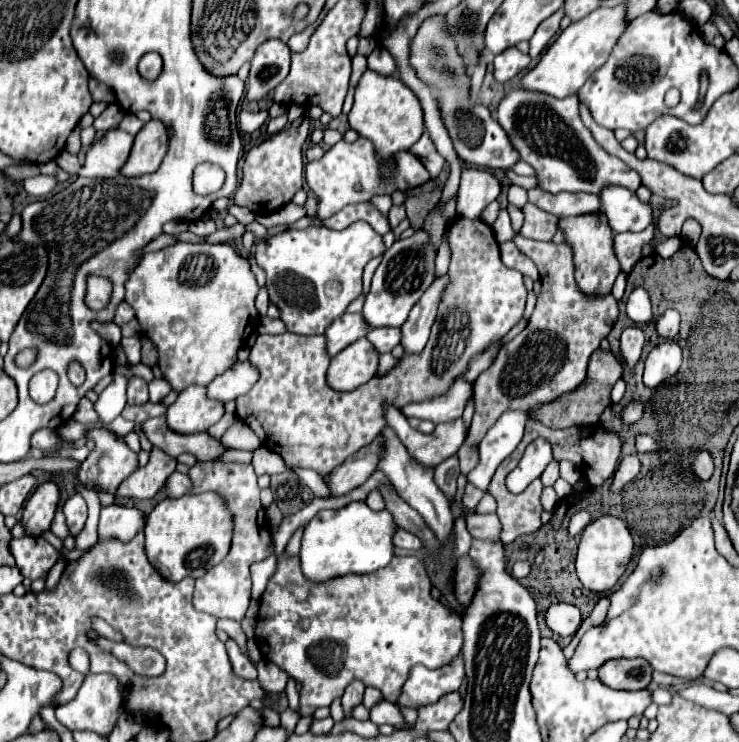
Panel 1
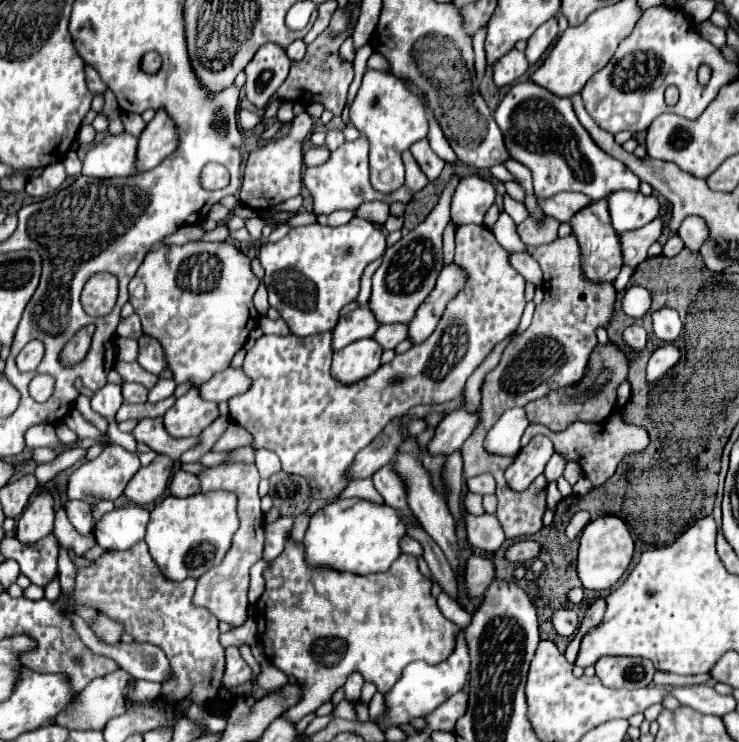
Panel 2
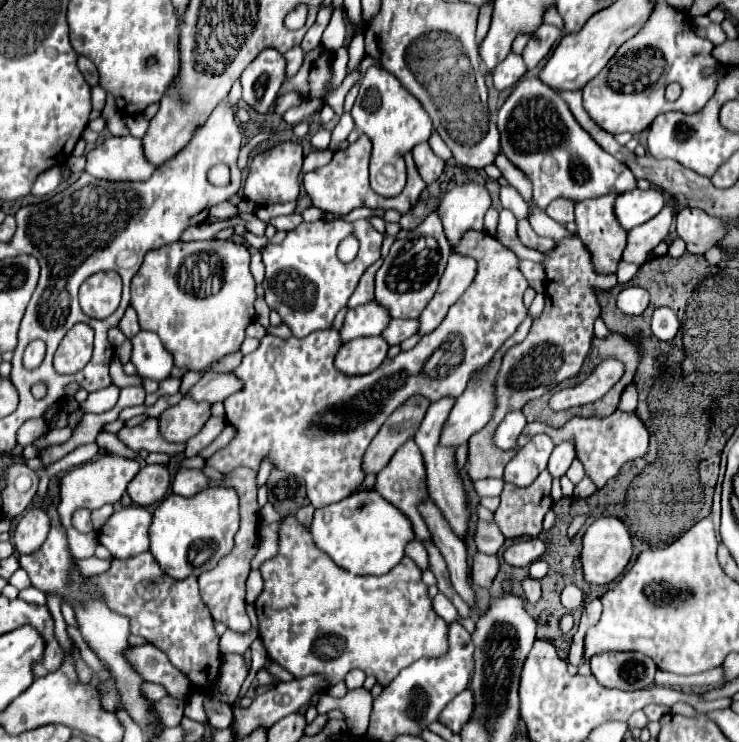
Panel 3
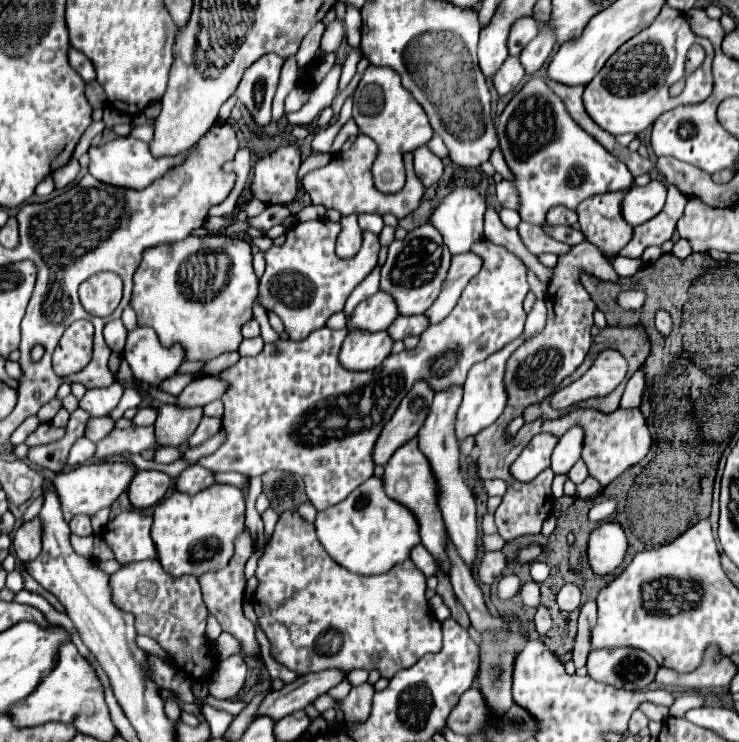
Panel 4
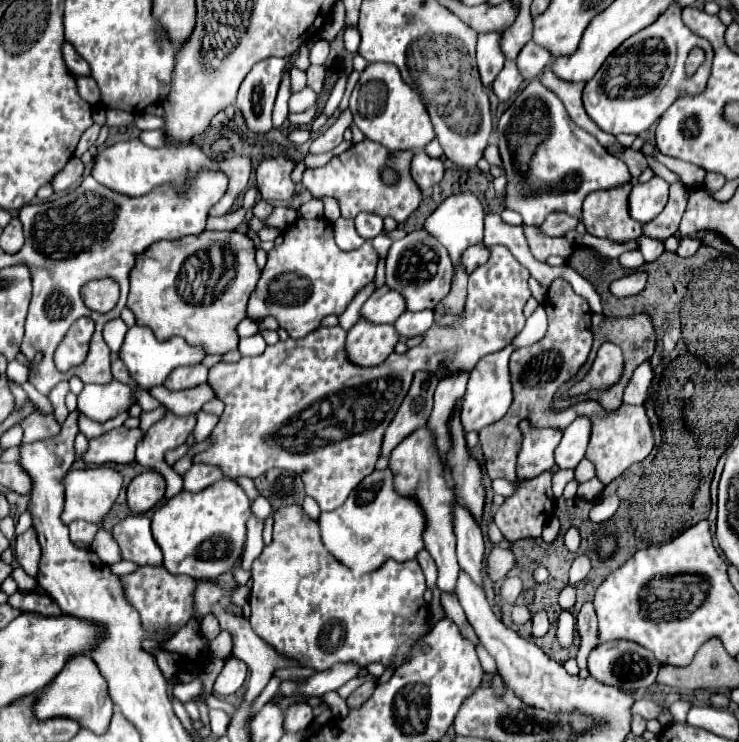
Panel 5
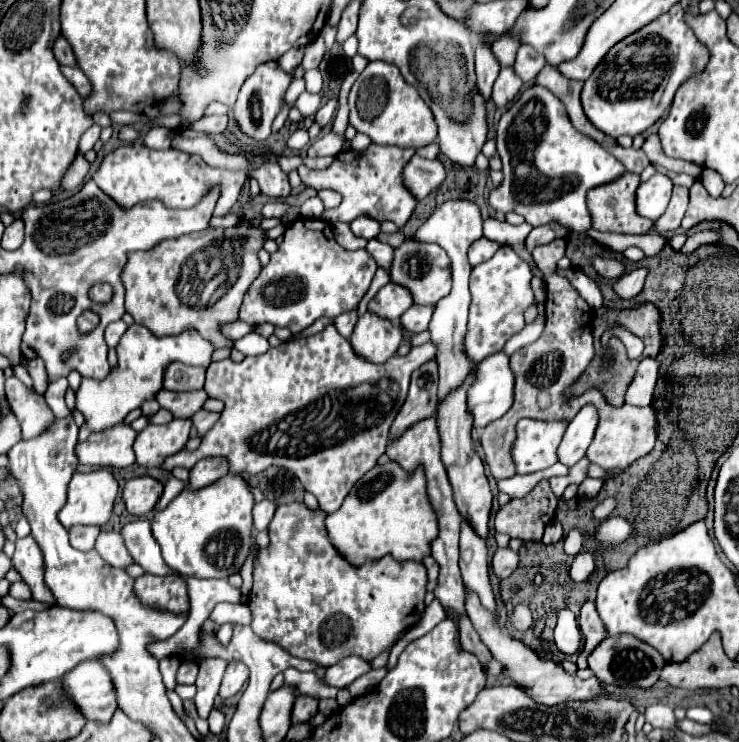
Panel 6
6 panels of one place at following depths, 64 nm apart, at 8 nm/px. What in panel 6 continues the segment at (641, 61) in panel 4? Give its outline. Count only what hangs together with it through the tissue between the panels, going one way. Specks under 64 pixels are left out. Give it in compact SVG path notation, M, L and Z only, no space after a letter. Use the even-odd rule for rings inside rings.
M676 4L670 12L662 14L660 18L652 20L650 24L646 24L644 28L626 36L624 40L620 40L616 46L610 48L608 56L604 56L604 60L600 60L600 64L594 68L592 76L584 82L584 88L582 88L584 114L606 136L618 138L624 134L628 134L628 136L642 134L656 120L662 118L666 108L672 104L672 98L674 98L676 90L680 88L680 84L690 74L700 72L706 66L706 62L708 62L708 50L698 42L692 28L688 28L684 10L680 4Z

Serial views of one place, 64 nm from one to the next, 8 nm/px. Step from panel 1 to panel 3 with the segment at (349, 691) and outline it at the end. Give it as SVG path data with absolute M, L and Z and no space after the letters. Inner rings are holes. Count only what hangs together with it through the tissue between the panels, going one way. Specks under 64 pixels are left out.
M352 670L352 672L348 672L348 676L346 676L346 686L348 686L348 690L352 690L352 688L360 688L362 684L364 684L364 680L366 680L366 674L364 672L360 672L360 670Z

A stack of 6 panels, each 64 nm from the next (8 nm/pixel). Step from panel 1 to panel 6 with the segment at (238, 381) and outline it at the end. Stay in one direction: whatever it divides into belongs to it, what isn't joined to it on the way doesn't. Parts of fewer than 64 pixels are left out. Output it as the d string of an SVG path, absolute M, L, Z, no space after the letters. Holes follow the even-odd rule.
M160 390L156 394L158 404L172 412L174 418L190 418L194 412L198 412L204 404L208 394L204 390L196 392L170 392L170 390Z

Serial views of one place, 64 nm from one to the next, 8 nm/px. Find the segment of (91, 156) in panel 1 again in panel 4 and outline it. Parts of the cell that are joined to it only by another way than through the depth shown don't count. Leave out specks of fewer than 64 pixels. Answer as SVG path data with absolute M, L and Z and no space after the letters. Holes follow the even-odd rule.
M126 136L126 138L116 138L112 142L106 142L104 146L98 148L90 148L90 174L110 186L118 186L118 188L130 188L130 190L144 190L146 186L150 186L154 180L158 180L160 176L164 176L166 172L170 172L172 168L184 164L184 158L188 158L192 154L192 150L184 152L184 154L176 154L176 156L152 156L150 146L144 144L142 140L136 140L134 136Z

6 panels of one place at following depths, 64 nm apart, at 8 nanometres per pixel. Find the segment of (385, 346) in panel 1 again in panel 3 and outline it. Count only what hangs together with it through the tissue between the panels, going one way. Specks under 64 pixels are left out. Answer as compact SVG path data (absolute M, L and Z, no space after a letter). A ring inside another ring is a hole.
M392 320L386 330L382 332L382 336L386 338L386 342L390 346L404 342L406 338L416 334L416 320Z

